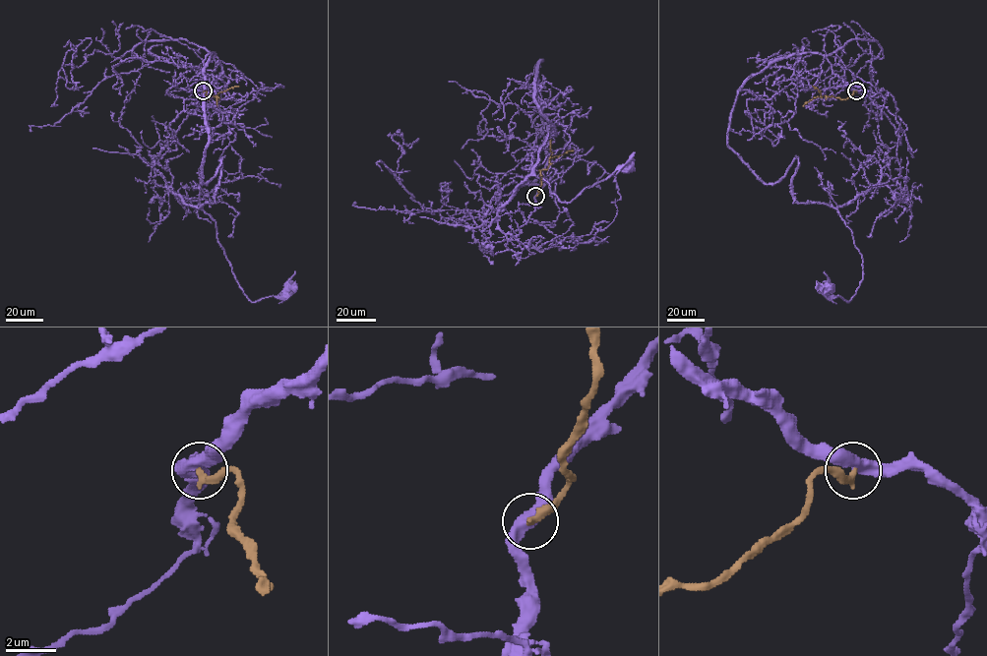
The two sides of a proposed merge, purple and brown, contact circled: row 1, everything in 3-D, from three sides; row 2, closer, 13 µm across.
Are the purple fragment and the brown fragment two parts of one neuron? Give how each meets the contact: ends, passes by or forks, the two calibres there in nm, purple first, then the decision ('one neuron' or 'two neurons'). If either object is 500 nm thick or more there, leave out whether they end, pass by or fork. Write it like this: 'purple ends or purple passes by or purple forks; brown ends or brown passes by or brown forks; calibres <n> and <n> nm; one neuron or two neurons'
purple passes by; brown ends; calibres 480 and 320 nm; one neuron

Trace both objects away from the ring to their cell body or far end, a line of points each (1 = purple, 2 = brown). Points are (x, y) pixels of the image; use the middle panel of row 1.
1: (536, 196), (556, 170), (541, 60), (534, 97), (555, 135), (533, 172), (570, 202), (627, 168)
2: (536, 196), (541, 185), (540, 170), (548, 167), (549, 159), (574, 149)

